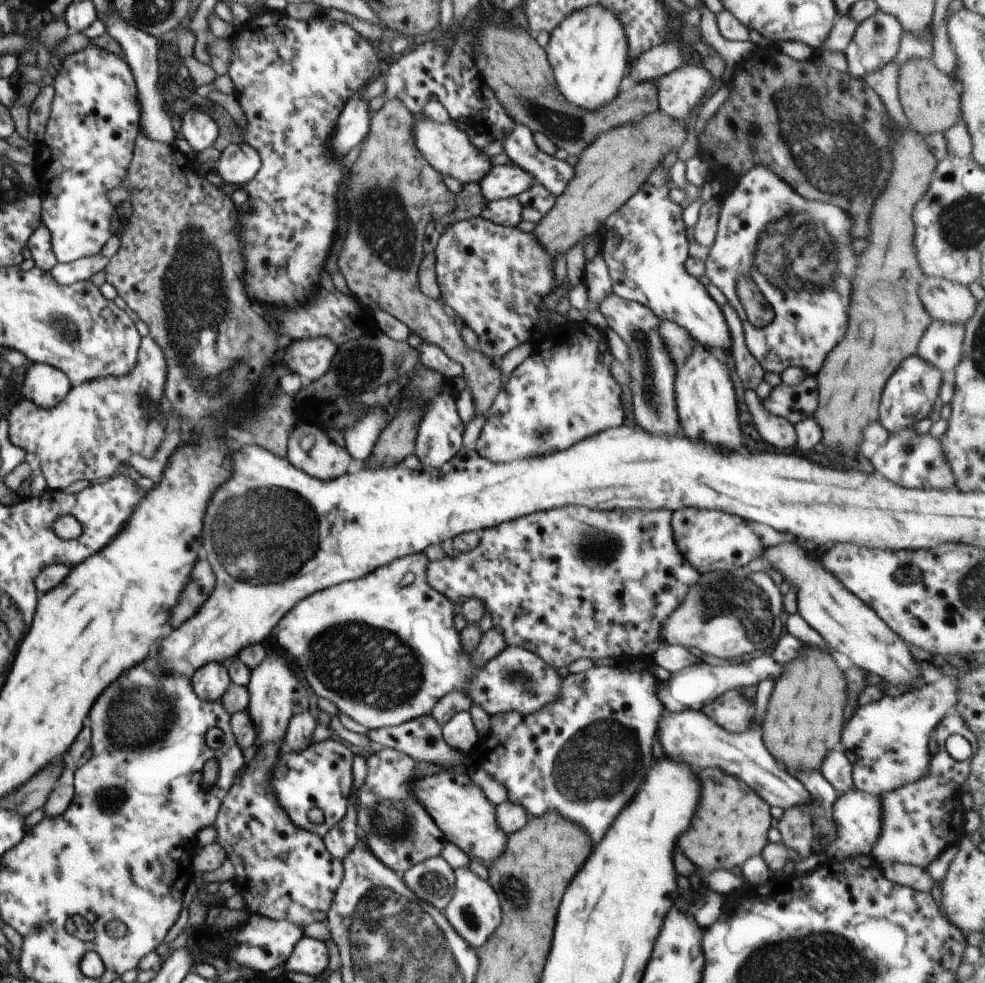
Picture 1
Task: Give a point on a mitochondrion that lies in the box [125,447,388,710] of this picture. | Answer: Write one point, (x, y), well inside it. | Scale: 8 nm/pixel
(252, 550)

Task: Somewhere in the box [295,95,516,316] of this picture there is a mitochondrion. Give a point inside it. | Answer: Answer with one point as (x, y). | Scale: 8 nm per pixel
(384, 227)

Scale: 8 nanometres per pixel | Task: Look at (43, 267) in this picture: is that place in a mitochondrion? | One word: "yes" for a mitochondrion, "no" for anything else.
no

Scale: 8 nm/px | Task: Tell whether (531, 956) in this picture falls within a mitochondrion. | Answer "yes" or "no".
no

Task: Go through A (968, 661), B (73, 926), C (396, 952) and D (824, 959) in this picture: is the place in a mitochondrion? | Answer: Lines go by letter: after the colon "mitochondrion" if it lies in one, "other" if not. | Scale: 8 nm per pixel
A: other
B: mitochondrion
C: mitochondrion
D: mitochondrion

